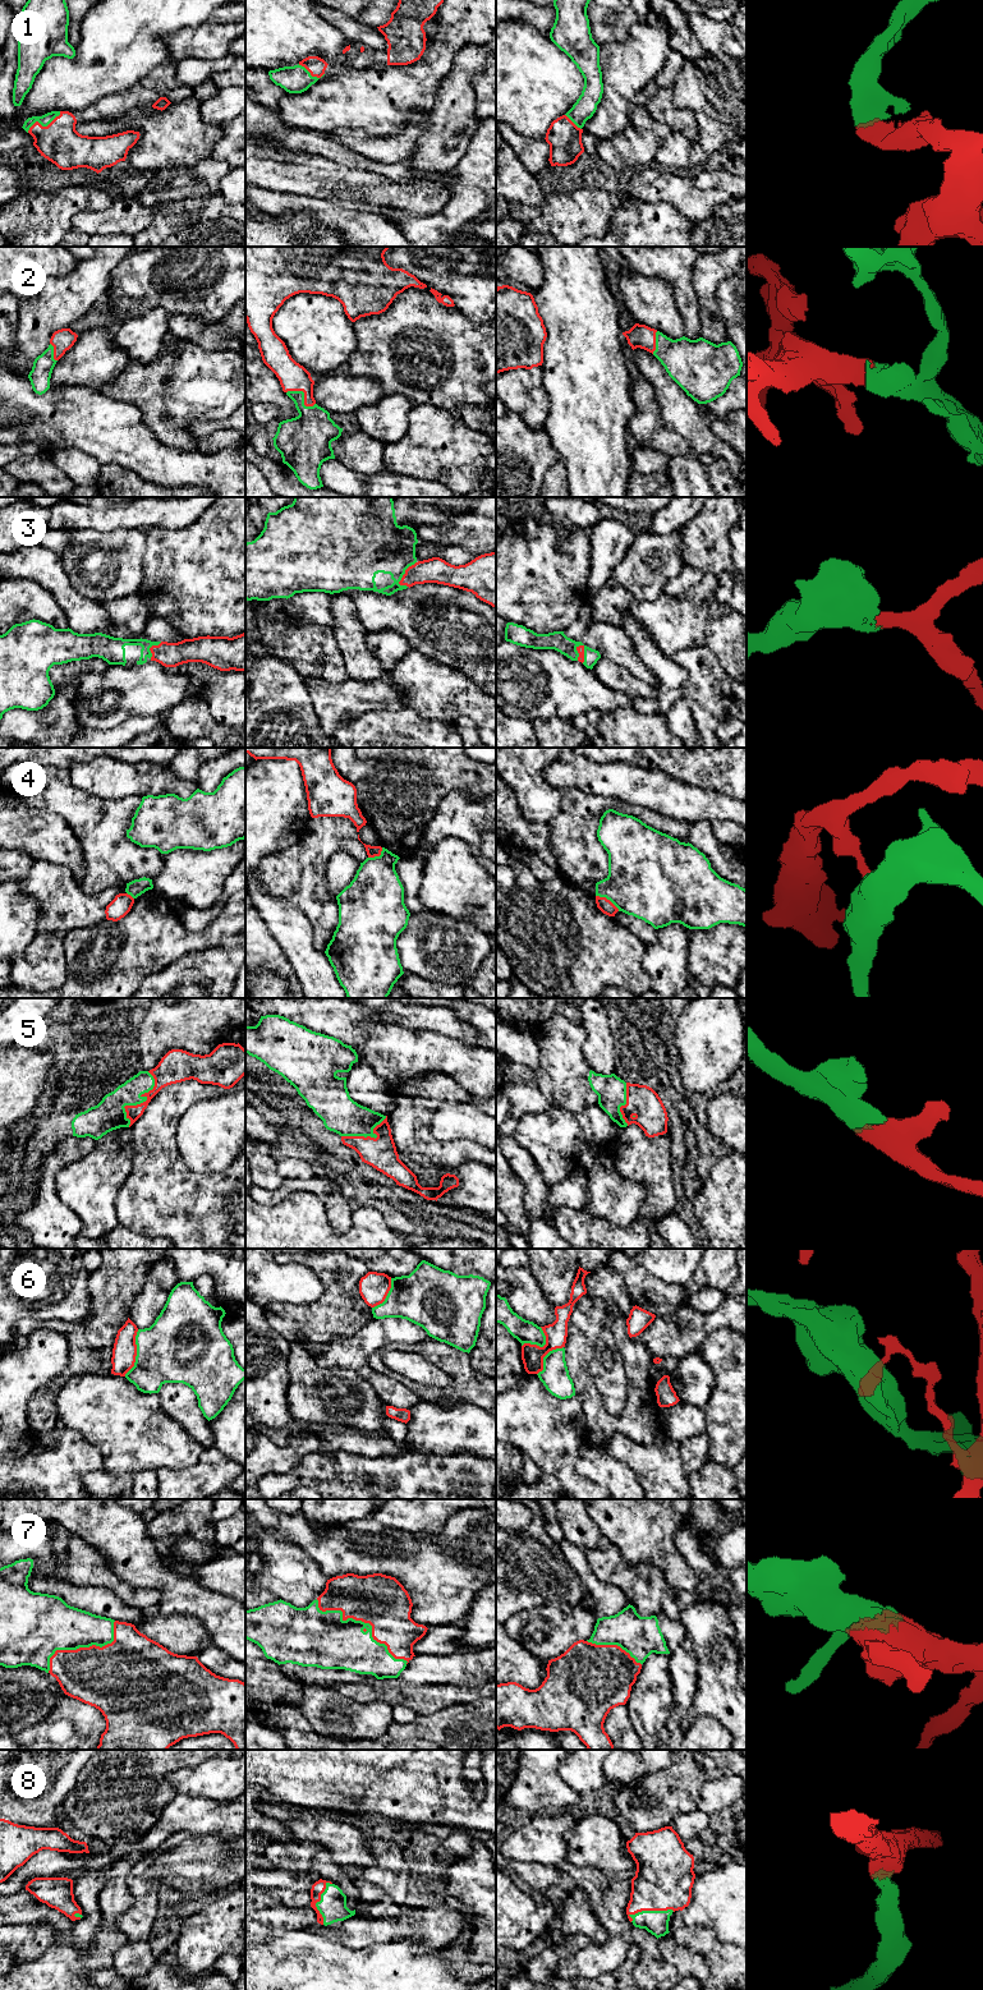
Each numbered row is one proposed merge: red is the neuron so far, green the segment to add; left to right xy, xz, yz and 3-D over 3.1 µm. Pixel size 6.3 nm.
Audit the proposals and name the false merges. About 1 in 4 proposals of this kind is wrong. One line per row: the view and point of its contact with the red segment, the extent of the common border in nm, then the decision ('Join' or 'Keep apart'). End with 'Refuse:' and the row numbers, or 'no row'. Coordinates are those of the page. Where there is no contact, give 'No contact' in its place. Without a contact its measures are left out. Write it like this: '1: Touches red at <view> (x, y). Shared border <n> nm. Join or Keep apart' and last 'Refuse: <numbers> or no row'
1: Touches red at xy (44, 127). Shared border 260 nm. Join
2: Touches red at xz (304, 395). Shared border 200 nm. Join
3: Touches red at yz (583, 653). Shared border 120 nm. Join
4: Touches red at yz (606, 899). Shared border 180 nm. Keep apart
5: Touches red at xy (141, 1103). Shared border 380 nm. Join
6: Touches red at xy (136, 1352). Shared border 300 nm. Keep apart
7: Touches red at xz (363, 1621). Shared border 700 nm. Join
8: Touches red at yz (651, 1910). Shared border 300 nm. Join
Refuse: 4, 6

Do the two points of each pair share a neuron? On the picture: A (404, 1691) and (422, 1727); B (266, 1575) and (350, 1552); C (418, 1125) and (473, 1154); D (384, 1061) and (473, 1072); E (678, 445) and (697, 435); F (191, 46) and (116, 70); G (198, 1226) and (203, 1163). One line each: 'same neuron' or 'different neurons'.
A: different neurons
B: different neurons
C: same neuron
D: same neuron
E: different neurons
F: different neurons
G: different neurons

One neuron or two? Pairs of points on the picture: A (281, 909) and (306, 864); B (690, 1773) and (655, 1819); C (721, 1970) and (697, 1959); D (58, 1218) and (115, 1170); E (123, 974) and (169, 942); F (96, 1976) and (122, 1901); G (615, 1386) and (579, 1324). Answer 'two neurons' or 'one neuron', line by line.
A: two neurons
B: one neuron
C: two neurons
D: two neurons
E: one neuron
F: two neurons
G: two neurons

